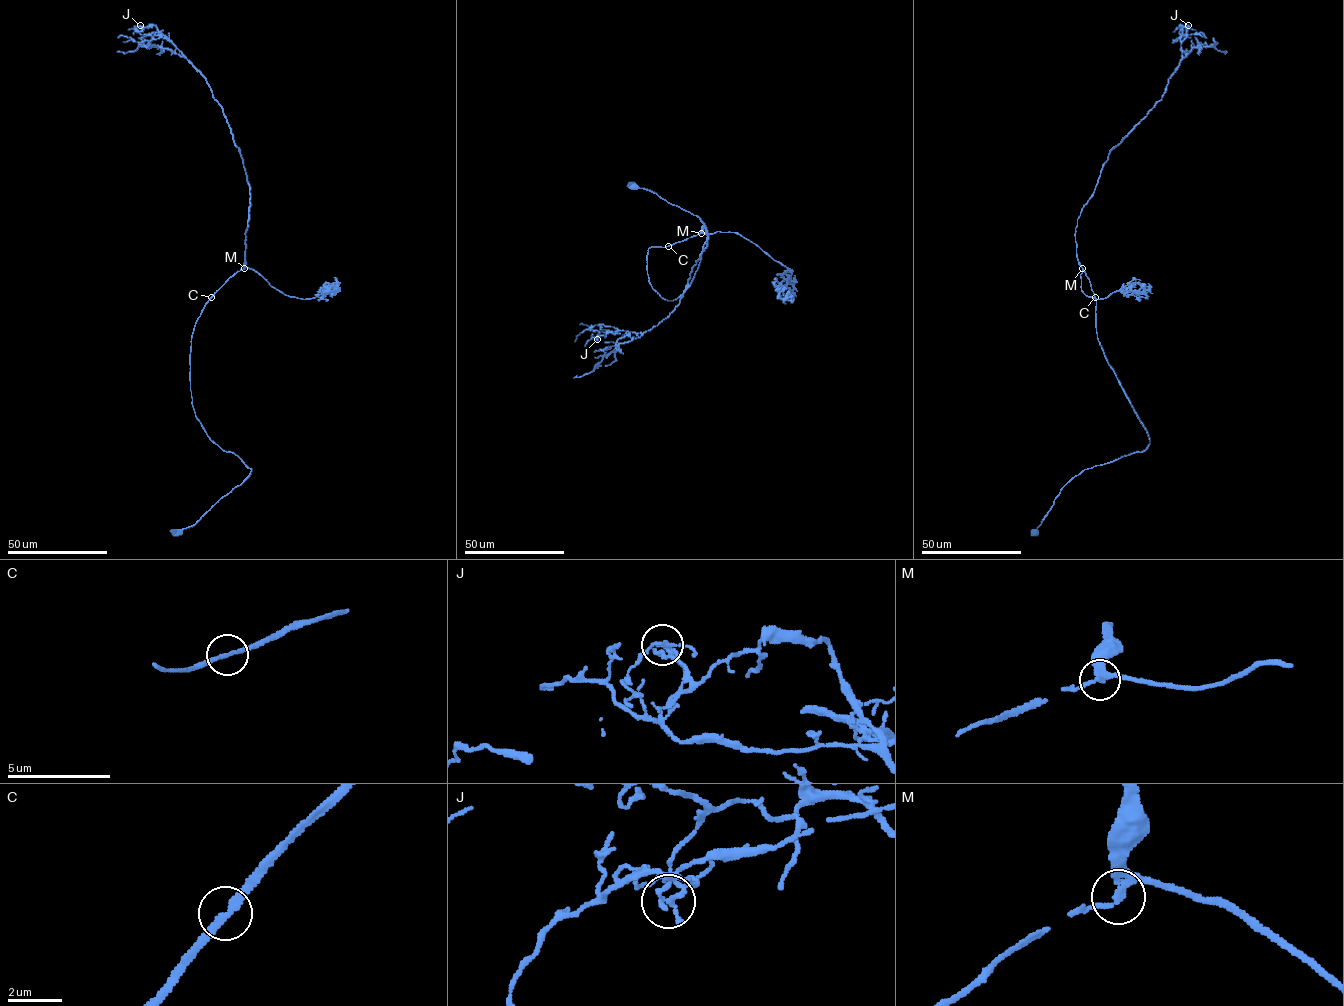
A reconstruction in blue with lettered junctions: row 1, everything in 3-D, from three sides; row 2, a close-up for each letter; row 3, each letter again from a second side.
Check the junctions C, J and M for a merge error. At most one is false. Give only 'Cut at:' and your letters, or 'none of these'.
Cut at: none of these

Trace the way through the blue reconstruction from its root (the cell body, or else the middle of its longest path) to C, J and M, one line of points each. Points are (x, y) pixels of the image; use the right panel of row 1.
C: (1036, 531), (1060, 490), (1073, 477), (1086, 469), (1142, 452), (1150, 443), (1145, 428), (1098, 340), (1095, 297)
J: (1036, 531), (1073, 477), (1150, 443), (1098, 340), (1075, 227), (1110, 152), (1162, 98), (1188, 25)
M: (1036, 531), (1060, 490), (1073, 477), (1086, 469), (1142, 452), (1150, 443), (1098, 340), (1096, 299), (1082, 268)

